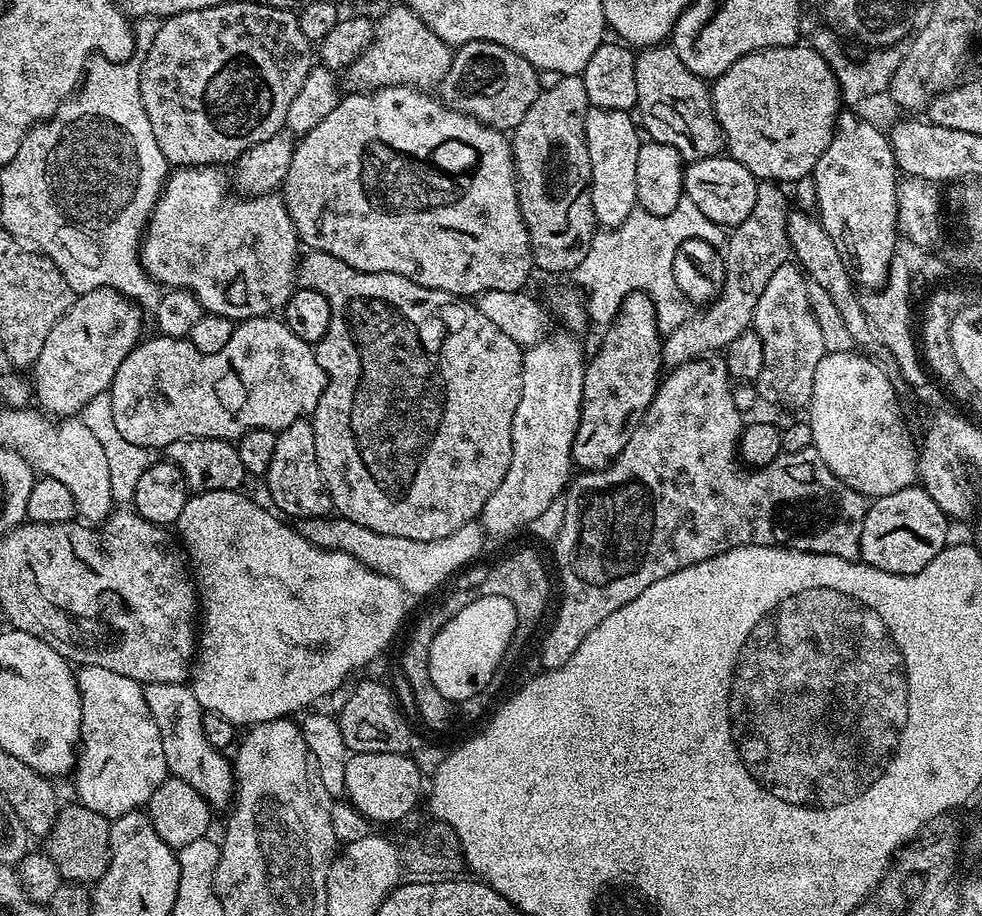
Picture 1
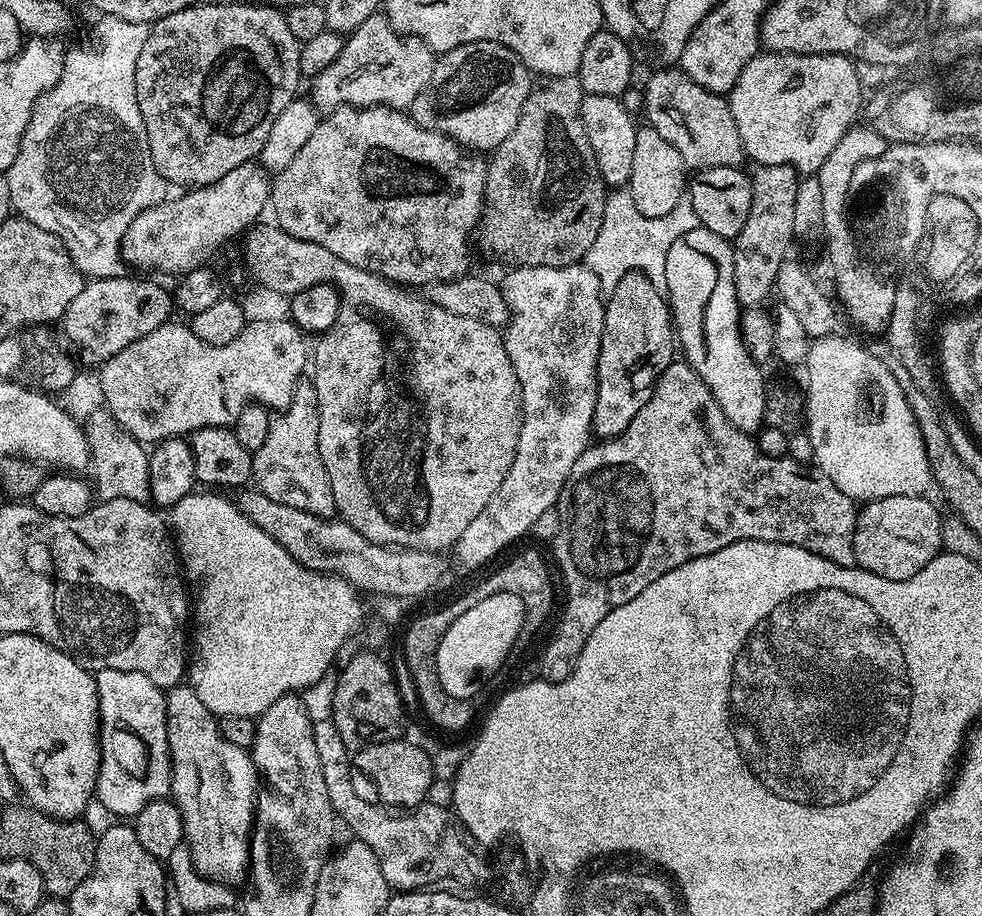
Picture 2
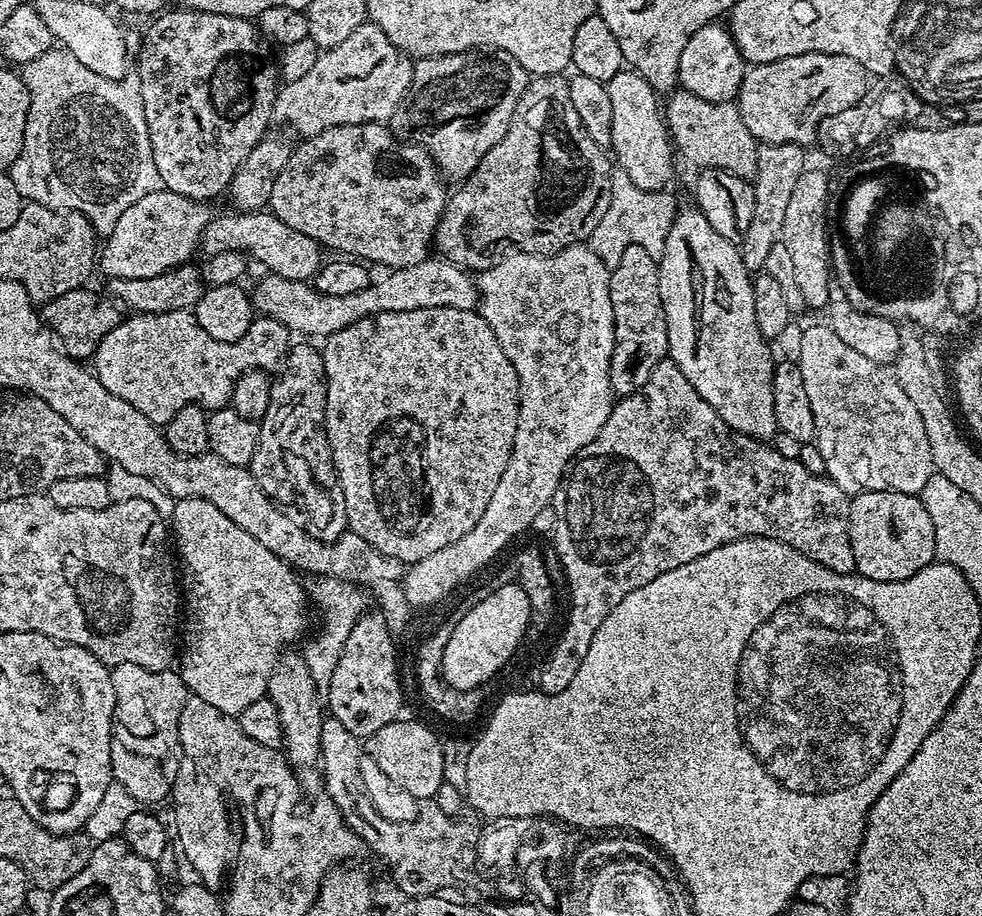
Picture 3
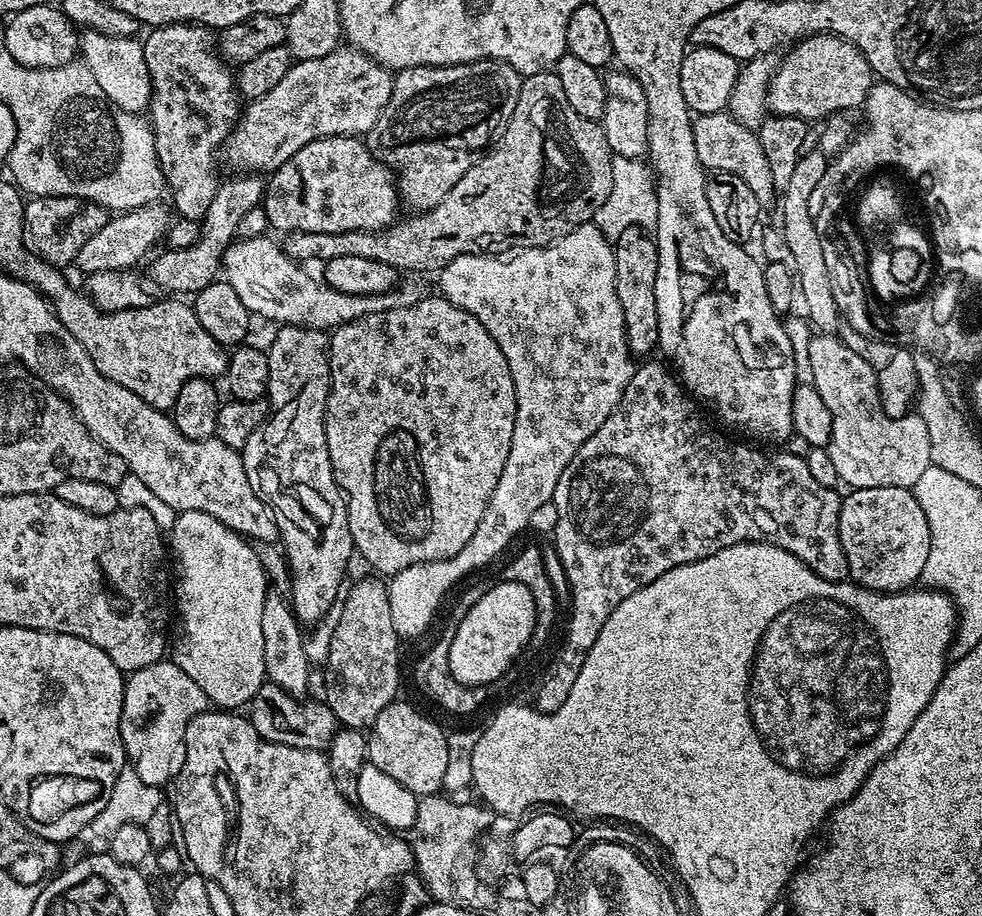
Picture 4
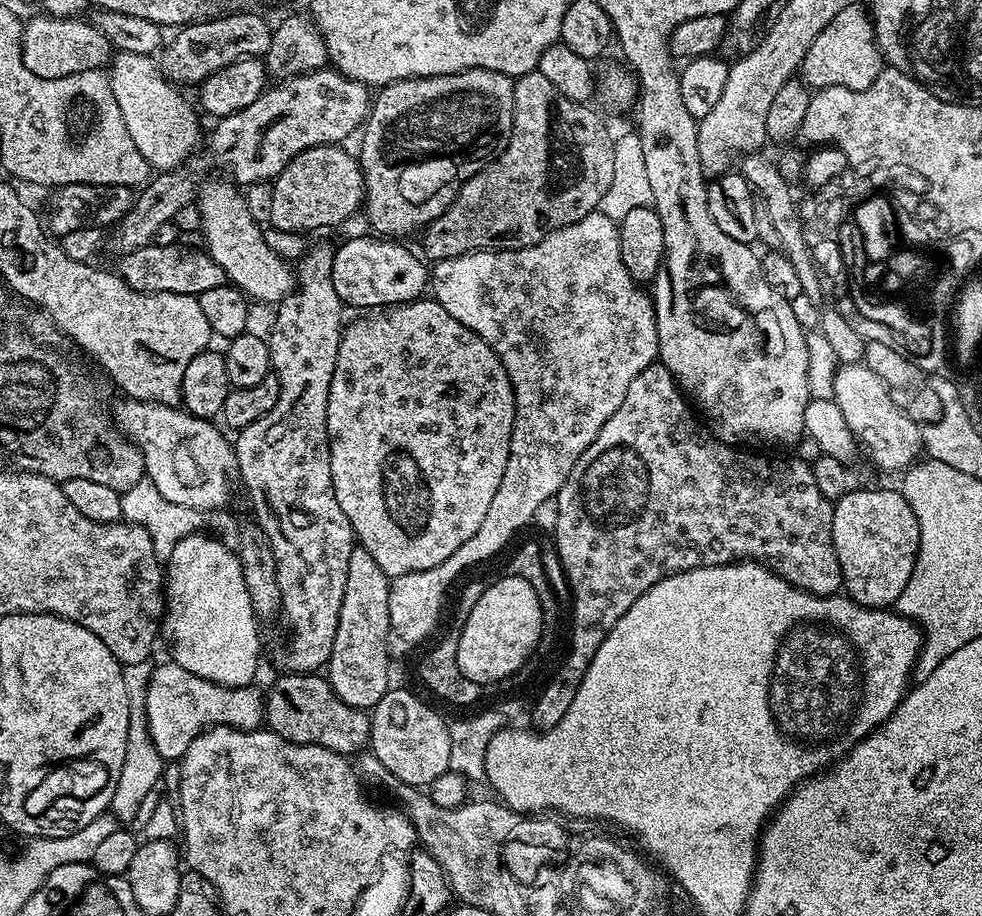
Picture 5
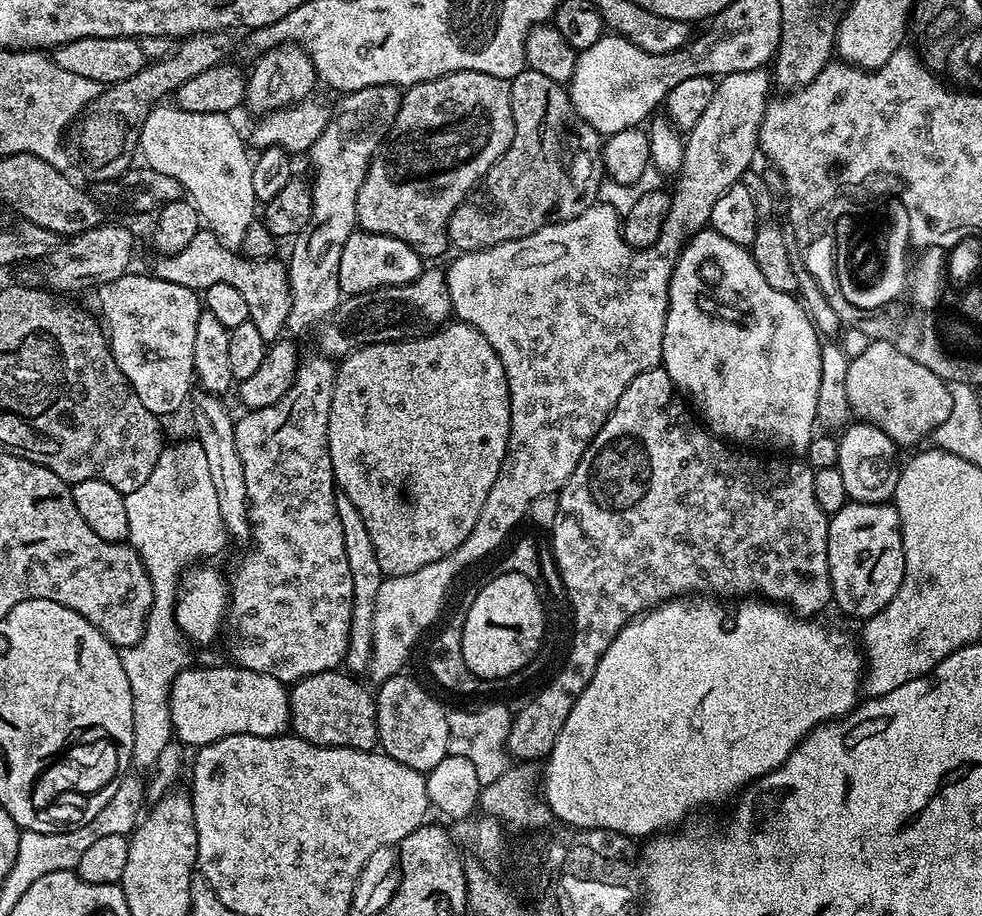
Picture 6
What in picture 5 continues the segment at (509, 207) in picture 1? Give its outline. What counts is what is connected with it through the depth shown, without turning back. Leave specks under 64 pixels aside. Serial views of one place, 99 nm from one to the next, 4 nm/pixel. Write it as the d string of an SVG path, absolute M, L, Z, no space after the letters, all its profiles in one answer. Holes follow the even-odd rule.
M319 144L302 150L271 181L271 227L308 234L311 228L332 228L361 211L364 202L364 172L360 161L340 144Z

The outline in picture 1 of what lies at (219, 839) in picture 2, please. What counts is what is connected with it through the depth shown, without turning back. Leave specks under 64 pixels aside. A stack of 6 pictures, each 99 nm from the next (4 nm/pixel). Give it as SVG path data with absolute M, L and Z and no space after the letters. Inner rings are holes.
M174 682L145 684L144 697L162 734L162 754L166 754L169 773L182 778L182 782L190 782L213 809L227 809L234 799L234 768L225 753L206 742L206 733L202 731L205 711L198 698L194 698L191 687L187 683Z

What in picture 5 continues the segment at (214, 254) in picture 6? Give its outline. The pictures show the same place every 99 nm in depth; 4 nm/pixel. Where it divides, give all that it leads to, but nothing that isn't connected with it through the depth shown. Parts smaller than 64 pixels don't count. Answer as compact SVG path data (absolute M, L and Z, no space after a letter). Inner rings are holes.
M149 244L121 257L118 263L118 275L139 292L169 292L199 298L206 290L214 290L214 286L223 284L226 280L218 262L212 260L204 250L183 253L174 246Z

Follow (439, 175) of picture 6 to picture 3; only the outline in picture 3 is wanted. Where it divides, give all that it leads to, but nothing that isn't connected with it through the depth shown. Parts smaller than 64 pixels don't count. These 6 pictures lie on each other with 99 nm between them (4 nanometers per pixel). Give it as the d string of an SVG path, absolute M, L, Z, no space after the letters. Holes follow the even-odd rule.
M497 48L425 56L413 63L408 93L402 98L398 110L394 110L390 131L397 140L419 144L427 149L441 177L463 182L476 169L478 162L486 158L486 154L498 146L498 142L502 142L510 126L510 118L514 118L518 98L522 98L529 79L530 74L520 65L518 58L510 58L510 54Z

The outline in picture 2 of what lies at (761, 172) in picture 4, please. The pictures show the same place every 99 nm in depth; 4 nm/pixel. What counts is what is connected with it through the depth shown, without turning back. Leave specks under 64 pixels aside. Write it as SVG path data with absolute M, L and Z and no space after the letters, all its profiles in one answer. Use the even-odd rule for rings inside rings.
M660 66L653 72L656 73L642 85L642 112L648 115L647 123L650 127L678 150L686 168L740 168L746 157L727 99L721 93L698 86L698 82L694 82L694 78L690 78L679 67Z

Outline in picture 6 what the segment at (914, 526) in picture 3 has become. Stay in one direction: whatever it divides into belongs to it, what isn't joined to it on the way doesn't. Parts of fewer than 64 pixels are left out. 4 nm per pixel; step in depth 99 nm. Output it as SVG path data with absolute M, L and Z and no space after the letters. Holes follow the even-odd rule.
M849 502L837 512L831 513L828 521L828 569L832 583L832 598L835 607L840 607L848 616L857 616L860 622L881 612L898 594L904 573L904 543L900 533L898 510L891 503L858 504Z

